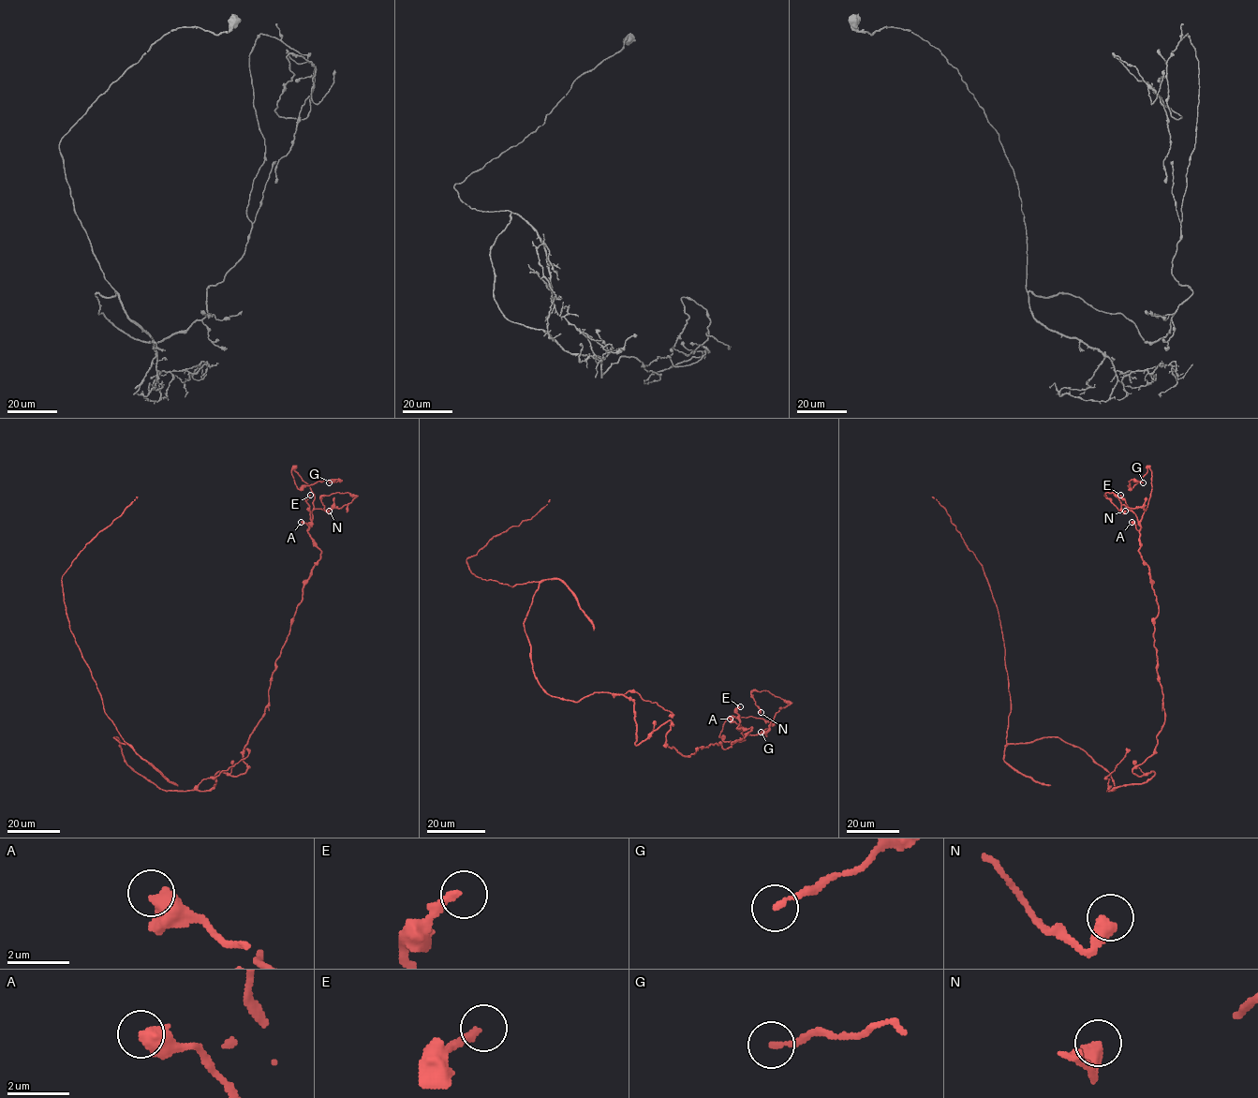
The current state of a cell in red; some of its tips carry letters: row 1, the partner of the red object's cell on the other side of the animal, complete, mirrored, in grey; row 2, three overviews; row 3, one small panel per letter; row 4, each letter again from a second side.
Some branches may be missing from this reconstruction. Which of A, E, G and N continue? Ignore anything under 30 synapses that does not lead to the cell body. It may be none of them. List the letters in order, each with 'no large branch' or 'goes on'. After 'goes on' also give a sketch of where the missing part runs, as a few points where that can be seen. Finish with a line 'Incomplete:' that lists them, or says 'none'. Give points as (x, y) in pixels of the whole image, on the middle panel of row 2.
A: no large branch
E: no large branch
G: no large branch
N: no large branch
Incomplete: none

